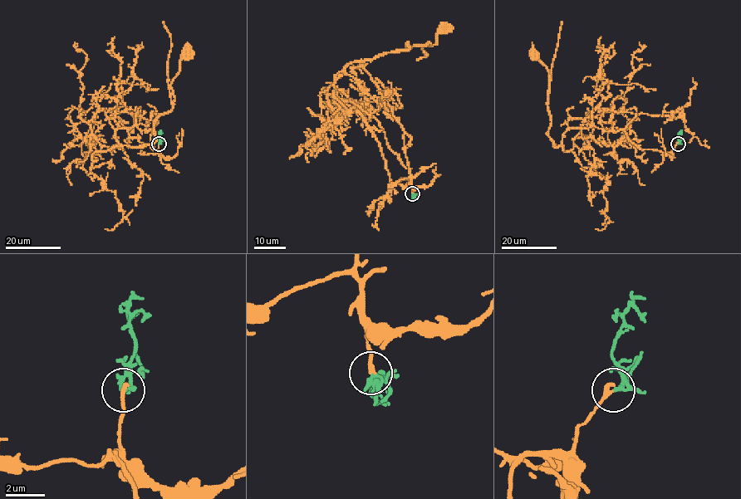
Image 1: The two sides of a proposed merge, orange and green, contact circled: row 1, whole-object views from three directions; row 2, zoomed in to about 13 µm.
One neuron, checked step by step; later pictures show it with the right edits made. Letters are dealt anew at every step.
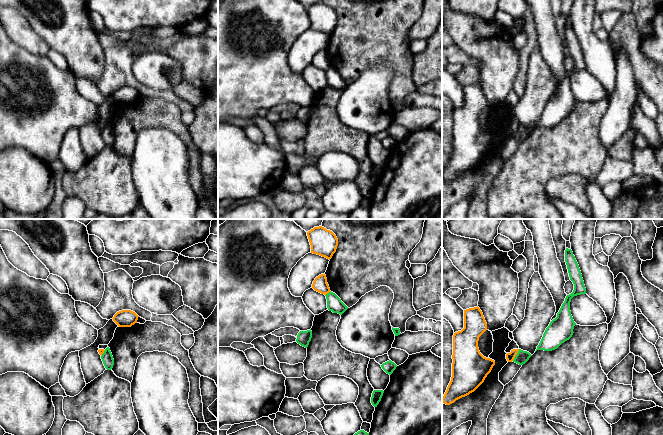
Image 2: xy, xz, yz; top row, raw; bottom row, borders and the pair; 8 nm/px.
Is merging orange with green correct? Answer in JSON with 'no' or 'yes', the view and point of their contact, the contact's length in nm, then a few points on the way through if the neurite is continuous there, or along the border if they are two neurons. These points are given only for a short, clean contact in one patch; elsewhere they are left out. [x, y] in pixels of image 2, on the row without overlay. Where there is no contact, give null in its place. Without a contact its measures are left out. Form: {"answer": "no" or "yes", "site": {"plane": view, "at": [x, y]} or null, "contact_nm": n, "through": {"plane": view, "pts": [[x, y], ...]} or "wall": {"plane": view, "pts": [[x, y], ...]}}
{"answer": "no", "site": {"plane": "yz", "at": [516, 130]}, "contact_nm": 110, "wall": {"plane": "yz", "pts": [[519, 125], [512, 136]]}}

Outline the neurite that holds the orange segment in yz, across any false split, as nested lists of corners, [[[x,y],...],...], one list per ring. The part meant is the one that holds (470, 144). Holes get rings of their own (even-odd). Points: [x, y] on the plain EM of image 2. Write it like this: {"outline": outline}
{"outline": [[[480,84],[464,86],[464,104],[453,111],[452,153],[447,166],[442,173],[446,181],[474,168],[491,148],[495,137],[484,133],[478,124],[479,113],[487,106],[487,99]]]}

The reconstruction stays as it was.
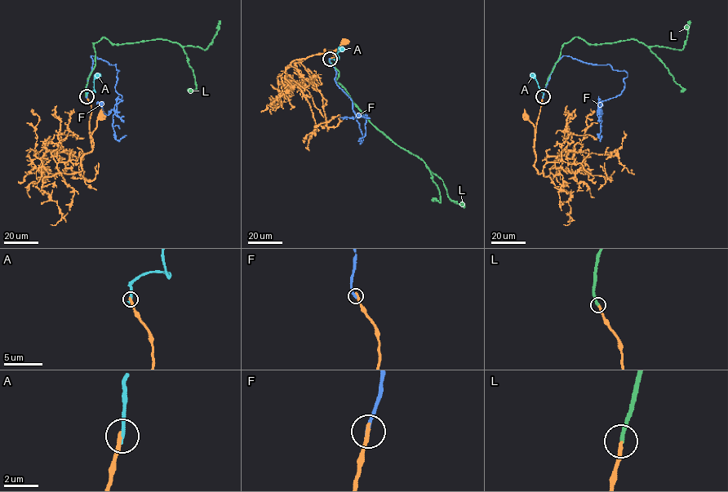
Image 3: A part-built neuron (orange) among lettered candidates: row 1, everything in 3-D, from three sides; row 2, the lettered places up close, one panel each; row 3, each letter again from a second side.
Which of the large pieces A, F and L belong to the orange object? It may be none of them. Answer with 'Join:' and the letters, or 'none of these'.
Join: L

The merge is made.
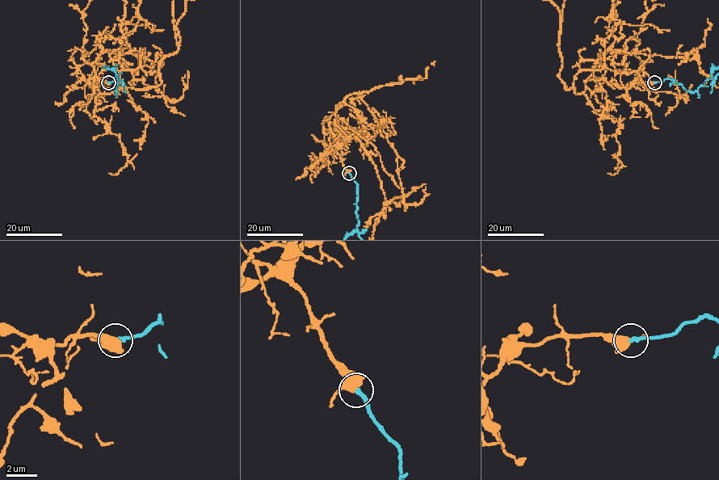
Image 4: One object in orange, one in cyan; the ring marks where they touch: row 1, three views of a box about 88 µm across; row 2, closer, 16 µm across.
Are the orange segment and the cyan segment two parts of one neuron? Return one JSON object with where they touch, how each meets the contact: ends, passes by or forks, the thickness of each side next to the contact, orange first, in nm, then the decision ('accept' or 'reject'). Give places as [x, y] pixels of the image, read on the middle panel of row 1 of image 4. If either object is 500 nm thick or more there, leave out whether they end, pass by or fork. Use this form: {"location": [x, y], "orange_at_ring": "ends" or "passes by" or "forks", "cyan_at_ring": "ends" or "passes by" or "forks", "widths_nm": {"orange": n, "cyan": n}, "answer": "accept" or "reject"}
{"location": [349, 173], "widths_nm": {"orange": 500, "cyan": 280}, "answer": "accept"}

